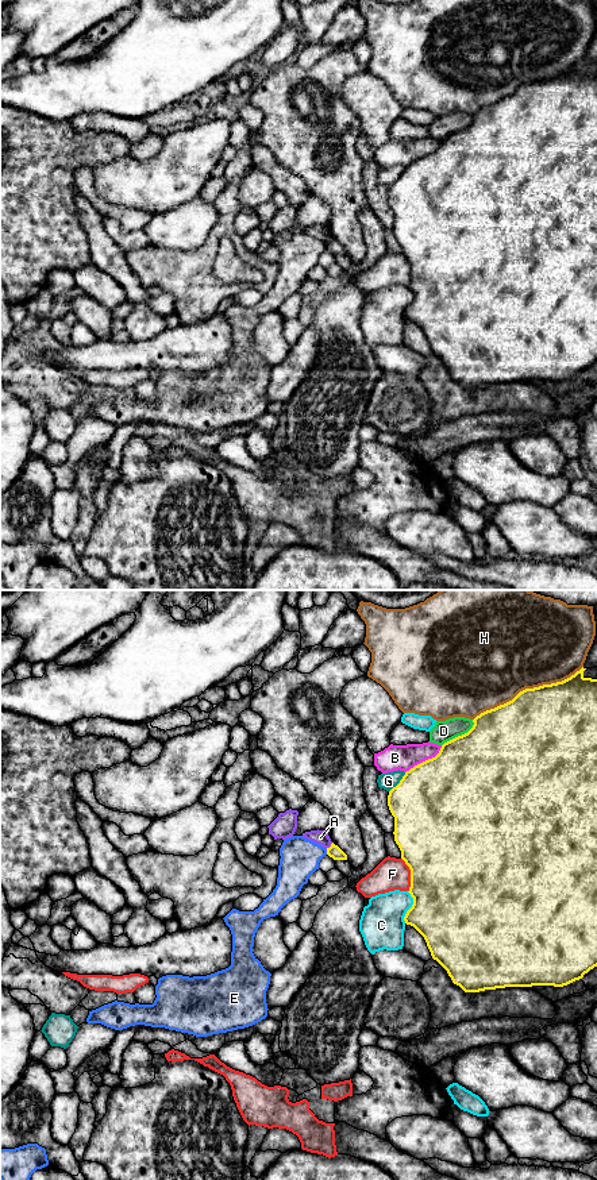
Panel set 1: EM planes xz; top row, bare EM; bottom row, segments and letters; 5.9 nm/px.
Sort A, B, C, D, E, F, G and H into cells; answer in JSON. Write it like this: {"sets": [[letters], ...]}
{"sets": [["A"], ["B"], ["C"], ["D"], ["E"], ["F"], ["G"], ["H"]]}

